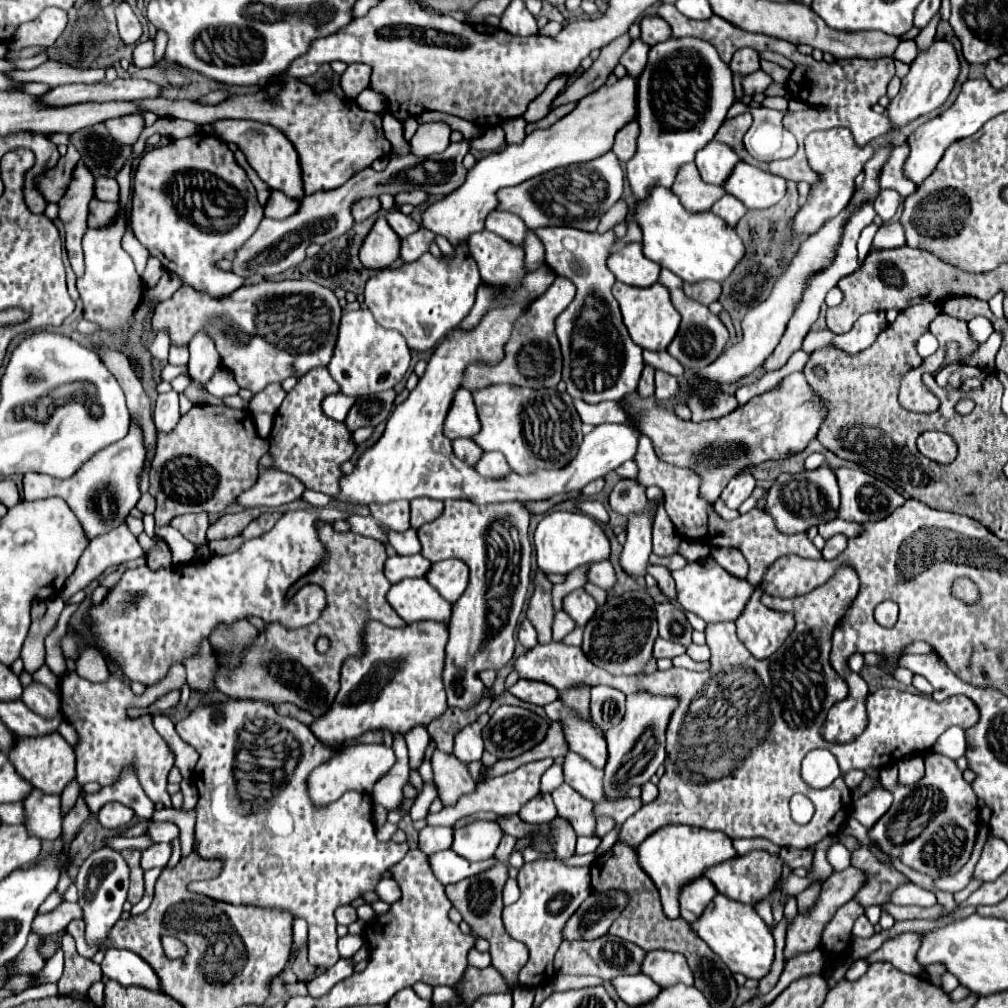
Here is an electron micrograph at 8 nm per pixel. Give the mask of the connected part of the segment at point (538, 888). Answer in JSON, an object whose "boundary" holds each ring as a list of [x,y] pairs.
{"boundary":[[[543,860],[543,862],[529,862],[519,870],[519,890],[521,898],[505,906],[502,920],[508,934],[515,940],[523,942],[529,950],[529,962],[523,966],[519,974],[521,986],[537,988],[549,980],[553,980],[553,956],[561,946],[561,930],[565,922],[573,916],[573,912],[581,906],[581,902],[591,894],[591,878],[589,868],[575,866],[569,868],[557,860]]]}

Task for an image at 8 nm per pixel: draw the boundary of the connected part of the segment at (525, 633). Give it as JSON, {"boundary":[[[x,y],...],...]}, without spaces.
{"boundary":[[[525,620],[519,628],[519,642],[525,646],[525,648],[533,648],[537,646],[537,632],[533,628],[533,624],[529,620]]]}

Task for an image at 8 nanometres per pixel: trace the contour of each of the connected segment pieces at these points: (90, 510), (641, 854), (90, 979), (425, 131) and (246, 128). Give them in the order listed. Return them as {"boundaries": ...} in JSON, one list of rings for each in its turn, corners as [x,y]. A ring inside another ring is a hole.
{"boundaries":[[[[131,424],[129,434],[115,442],[113,446],[107,446],[105,450],[97,452],[93,458],[89,458],[71,478],[61,480],[61,478],[51,478],[45,474],[37,474],[37,472],[27,472],[23,478],[23,498],[27,502],[35,502],[41,498],[51,498],[51,496],[59,496],[63,498],[69,508],[73,510],[73,514],[77,516],[77,520],[81,522],[81,528],[85,530],[85,536],[91,540],[99,534],[109,532],[111,528],[119,526],[121,522],[125,522],[125,518],[129,516],[131,508],[135,508],[141,492],[139,492],[139,472],[145,460],[145,450],[143,450],[143,434],[139,430],[137,424]],[[101,490],[109,490],[109,494],[113,494],[113,518],[101,518],[101,514],[97,514],[97,506],[93,506],[93,498],[97,498],[97,492]]],[[[685,824],[663,826],[661,830],[651,834],[649,838],[645,838],[645,842],[641,842],[635,850],[637,850],[639,866],[655,882],[655,886],[661,894],[663,912],[671,920],[679,918],[677,896],[679,896],[679,890],[685,882],[701,876],[703,870],[707,870],[709,866],[715,866],[719,862],[725,862],[725,860],[737,856],[735,848],[731,844],[731,838],[727,834],[711,832],[711,830],[695,828],[695,826],[685,826]]],[[[63,936],[63,950],[65,950],[65,962],[63,974],[57,983],[60,994],[77,992],[87,995],[87,990],[93,982],[101,980],[101,968],[99,964],[83,958],[75,950],[73,936]]],[[[439,122],[421,124],[409,142],[411,152],[423,158],[429,154],[439,154],[449,146],[449,136],[451,136],[451,128],[447,124],[439,124]]],[[[219,120],[213,126],[223,136],[225,142],[235,142],[239,146],[239,150],[247,156],[249,166],[253,166],[257,176],[269,188],[281,190],[289,198],[303,198],[299,156],[293,150],[293,144],[287,140],[287,136],[281,130],[277,130],[275,126],[269,126],[269,124],[255,122],[255,120]]]]}

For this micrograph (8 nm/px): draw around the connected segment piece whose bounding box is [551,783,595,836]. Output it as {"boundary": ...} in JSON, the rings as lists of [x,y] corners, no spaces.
{"boundary":[[[563,783],[553,794],[553,802],[557,806],[559,816],[567,818],[579,836],[591,836],[595,830],[593,808],[595,804],[577,794],[573,788]]]}

